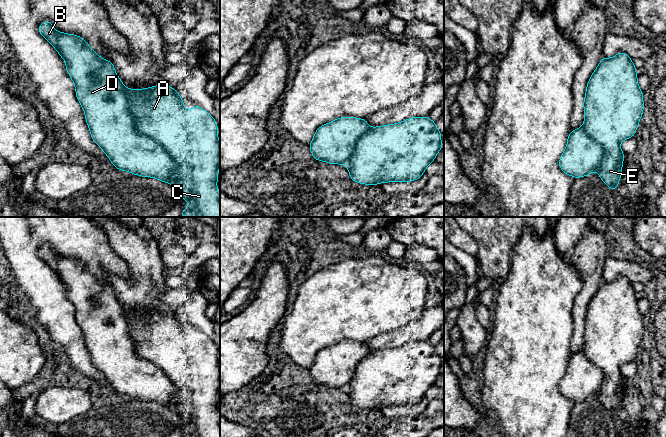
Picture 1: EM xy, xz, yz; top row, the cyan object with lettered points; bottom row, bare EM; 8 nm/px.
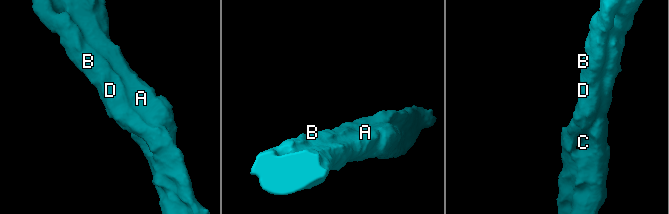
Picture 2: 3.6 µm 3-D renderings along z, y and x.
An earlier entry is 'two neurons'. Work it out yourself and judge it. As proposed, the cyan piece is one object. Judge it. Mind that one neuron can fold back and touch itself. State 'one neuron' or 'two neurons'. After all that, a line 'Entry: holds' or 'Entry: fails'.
one neuron
Entry: fails

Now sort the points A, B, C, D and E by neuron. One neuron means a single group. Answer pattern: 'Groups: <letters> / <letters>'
Groups: A B C D E

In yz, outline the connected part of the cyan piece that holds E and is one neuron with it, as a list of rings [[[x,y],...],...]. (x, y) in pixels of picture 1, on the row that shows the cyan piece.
[[[627,54],[602,58],[587,83],[584,124],[571,130],[559,159],[562,172],[579,178],[597,170],[612,191],[617,188],[625,156],[620,143],[634,137],[644,109],[637,78]]]

